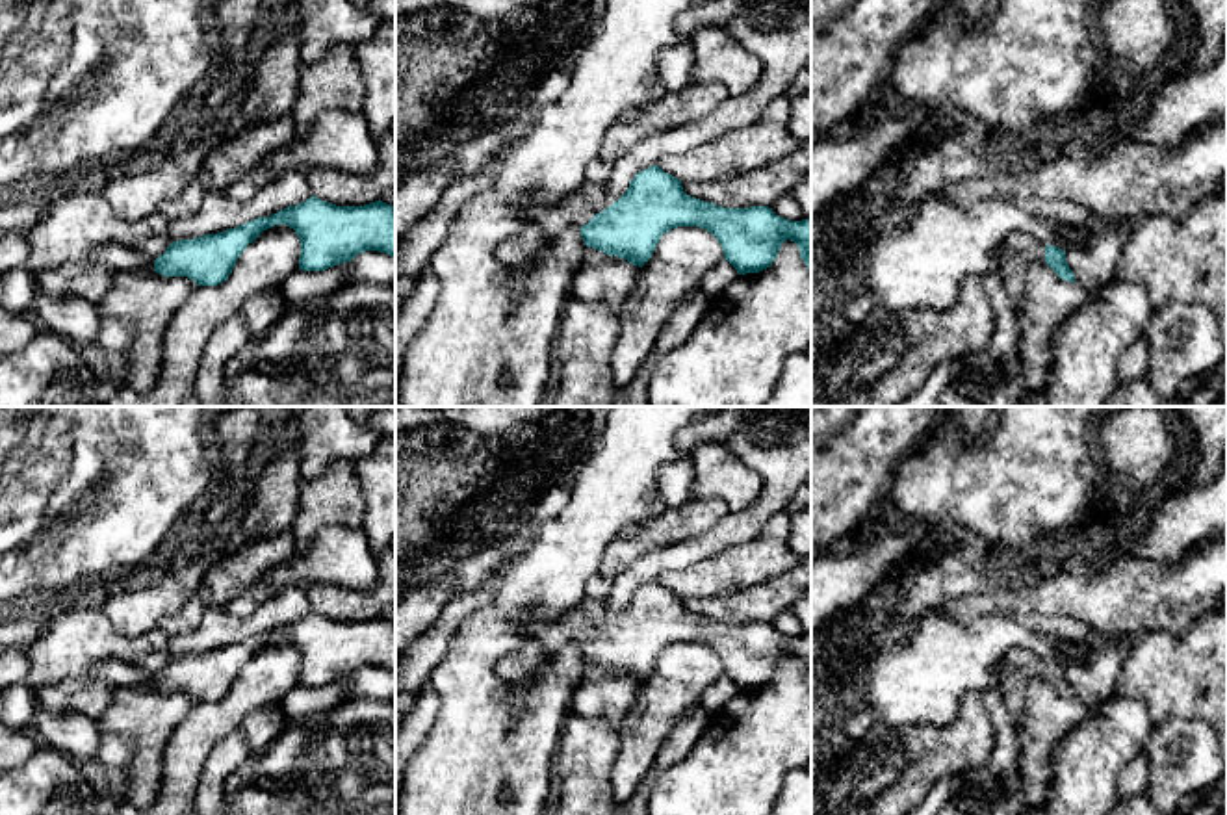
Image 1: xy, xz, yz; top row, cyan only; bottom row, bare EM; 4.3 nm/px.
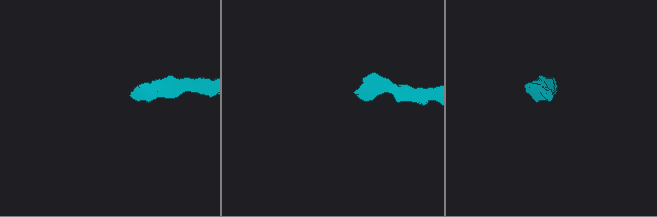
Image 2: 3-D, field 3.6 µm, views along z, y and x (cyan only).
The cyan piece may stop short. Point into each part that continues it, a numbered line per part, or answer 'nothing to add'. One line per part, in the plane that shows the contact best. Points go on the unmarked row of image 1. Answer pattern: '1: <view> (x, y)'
1: xz (578, 624)

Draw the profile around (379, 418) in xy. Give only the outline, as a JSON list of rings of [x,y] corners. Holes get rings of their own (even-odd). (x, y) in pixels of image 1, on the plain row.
[[[345,407],[353,420],[373,429],[381,438],[395,440],[395,407]]]

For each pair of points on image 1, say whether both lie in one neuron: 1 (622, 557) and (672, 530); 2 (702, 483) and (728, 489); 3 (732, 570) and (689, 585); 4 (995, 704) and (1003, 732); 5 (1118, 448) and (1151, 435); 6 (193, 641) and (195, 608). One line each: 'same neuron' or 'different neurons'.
1: same neuron
2: same neuron
3: same neuron
4: same neuron
5: same neuron
6: different neurons

